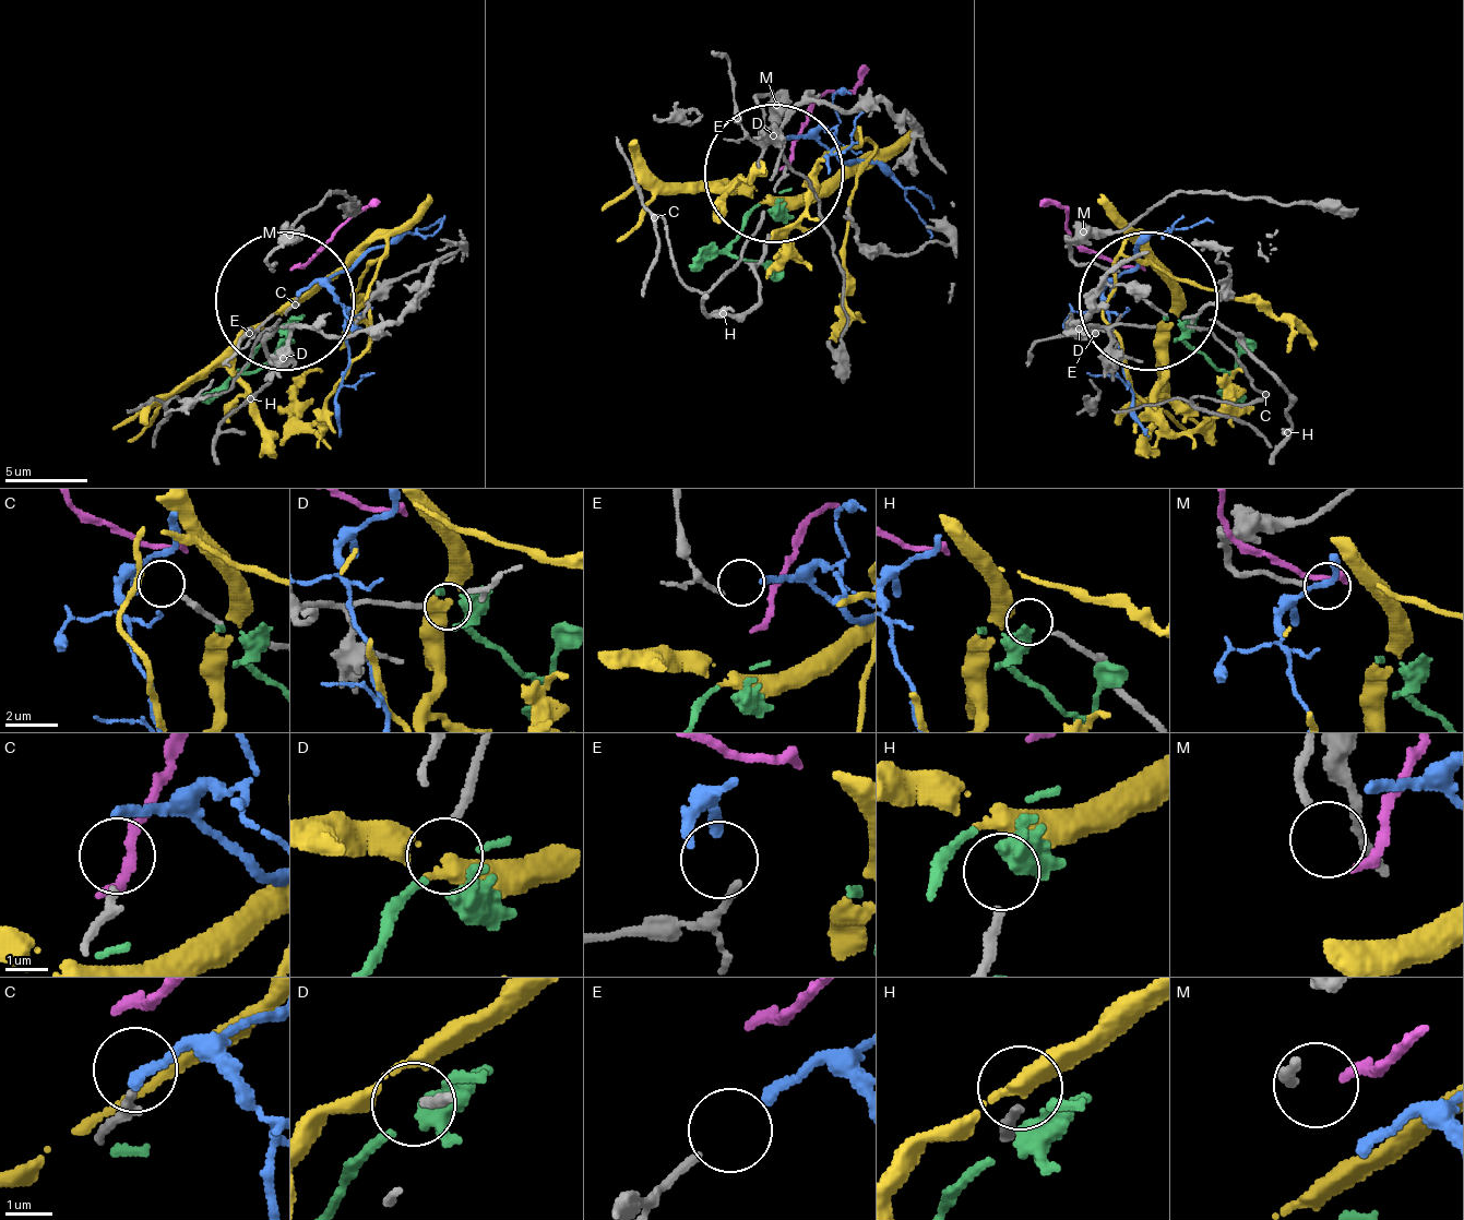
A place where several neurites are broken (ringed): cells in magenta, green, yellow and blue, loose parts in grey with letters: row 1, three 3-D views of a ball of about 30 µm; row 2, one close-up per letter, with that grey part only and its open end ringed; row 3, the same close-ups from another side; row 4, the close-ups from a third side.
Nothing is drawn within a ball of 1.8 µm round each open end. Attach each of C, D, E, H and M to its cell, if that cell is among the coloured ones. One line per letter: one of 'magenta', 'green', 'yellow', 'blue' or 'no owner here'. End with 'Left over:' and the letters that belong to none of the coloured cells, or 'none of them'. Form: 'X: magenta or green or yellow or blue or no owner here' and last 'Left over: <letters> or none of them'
C: no owner here
D: green
E: blue
H: yellow
M: magenta
Left over: C

